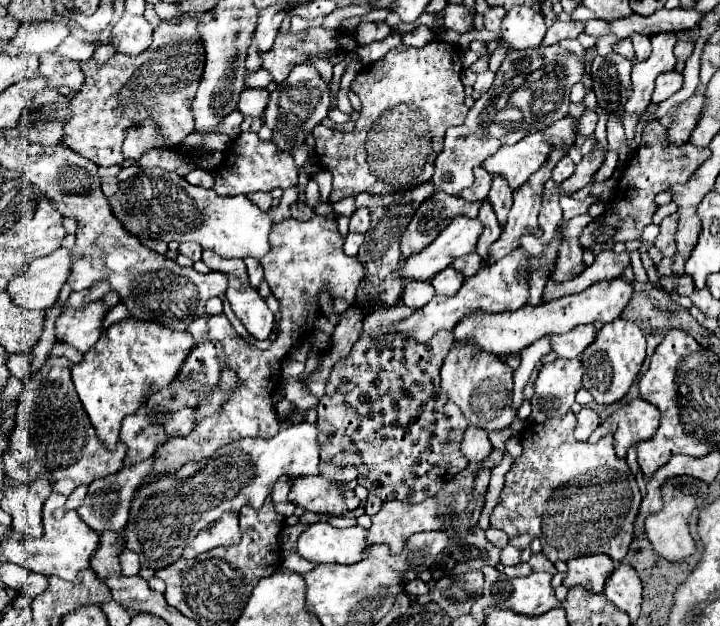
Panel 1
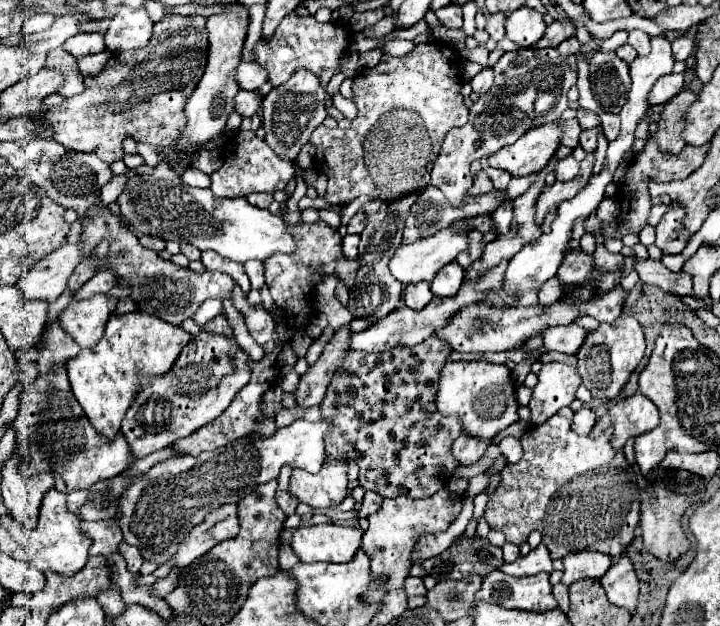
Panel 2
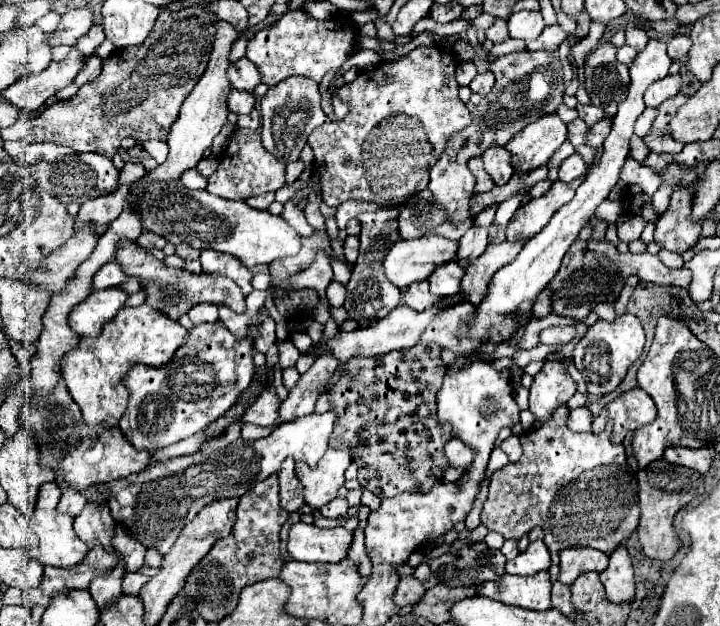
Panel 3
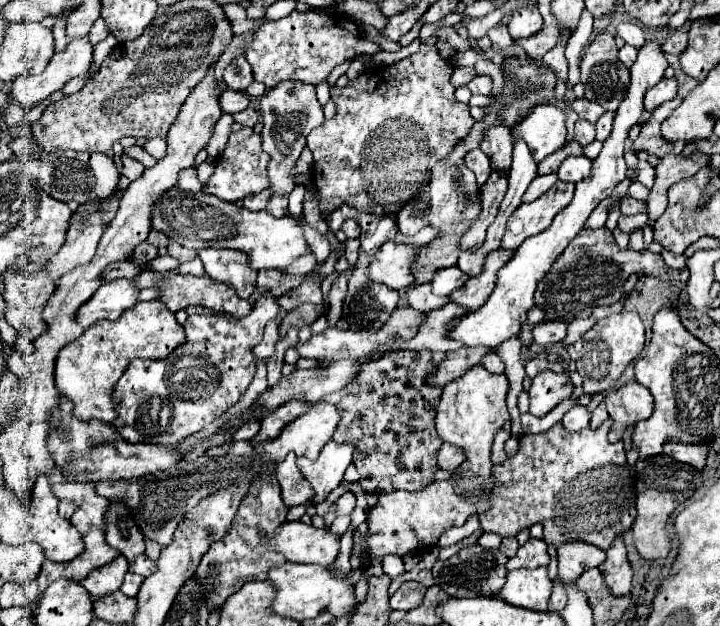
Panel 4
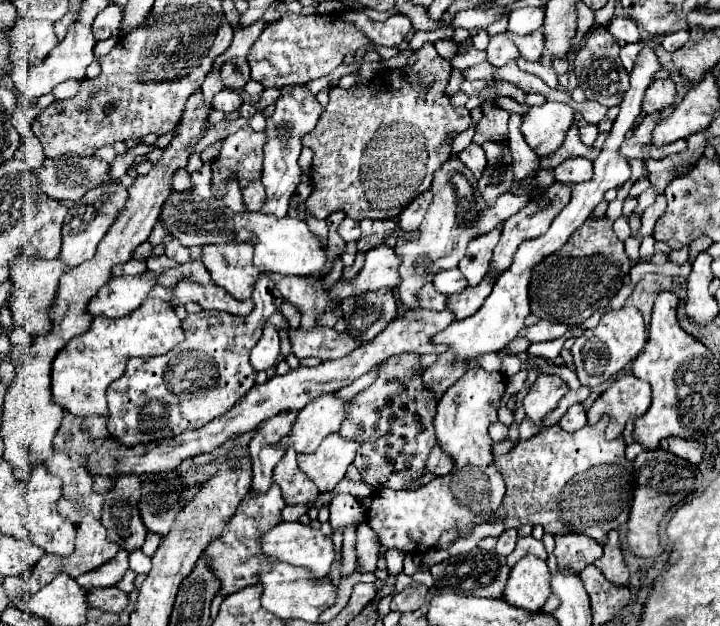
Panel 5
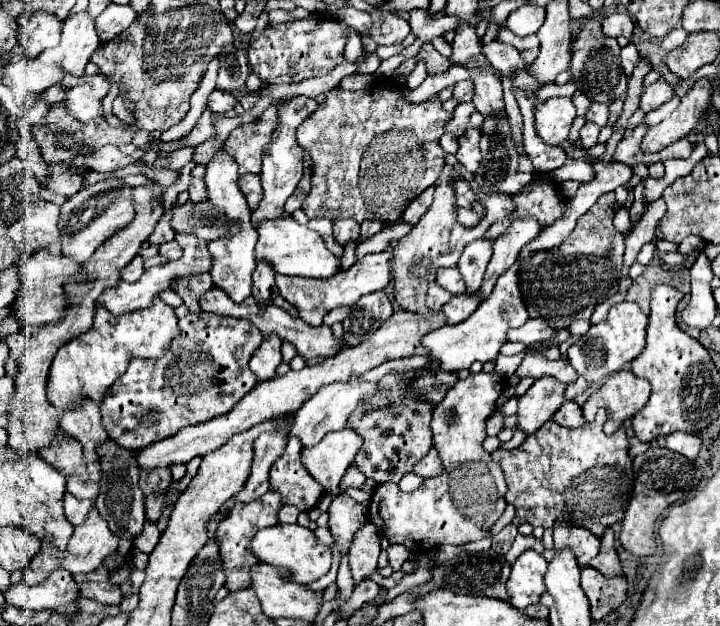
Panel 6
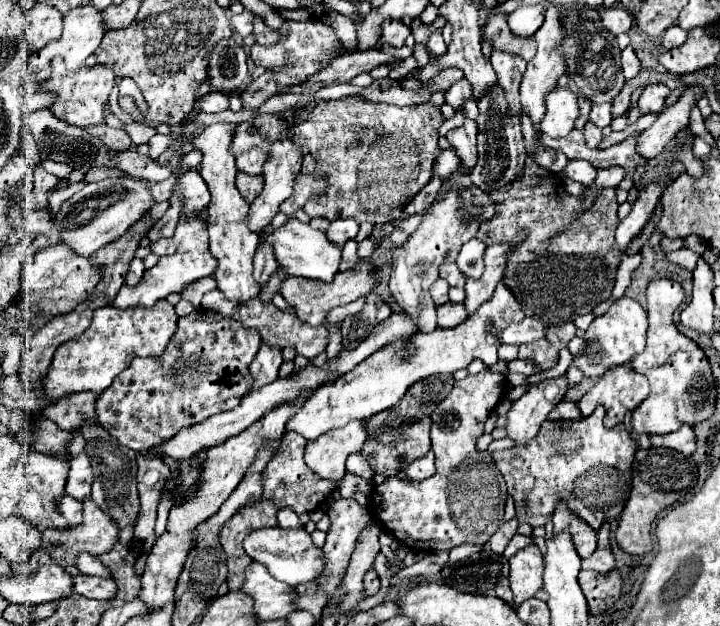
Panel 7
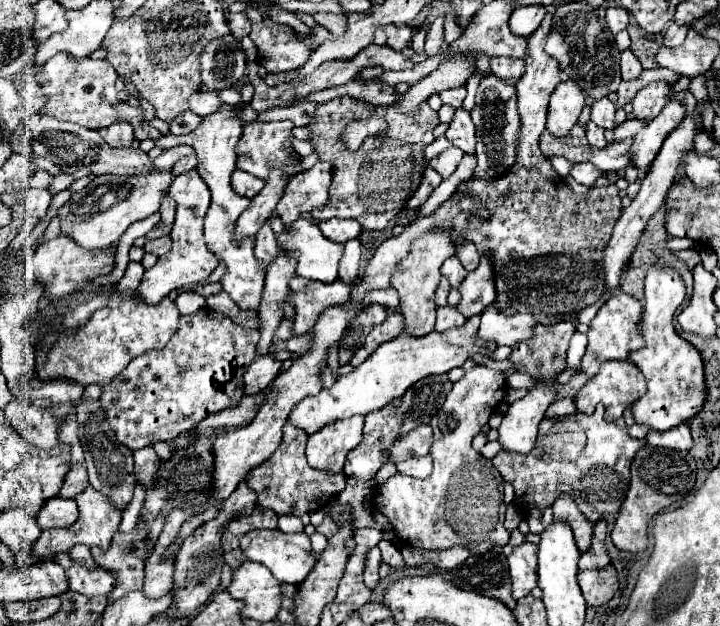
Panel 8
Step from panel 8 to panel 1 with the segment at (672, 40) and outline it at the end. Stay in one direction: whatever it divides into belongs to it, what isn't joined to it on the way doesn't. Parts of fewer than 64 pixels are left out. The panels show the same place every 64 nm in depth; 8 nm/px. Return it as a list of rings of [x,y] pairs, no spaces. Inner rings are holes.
[[[678,42],[676,46],[674,46],[674,56],[676,56],[676,60],[688,60],[688,56],[692,54],[692,50],[694,50],[694,44],[692,42]]]

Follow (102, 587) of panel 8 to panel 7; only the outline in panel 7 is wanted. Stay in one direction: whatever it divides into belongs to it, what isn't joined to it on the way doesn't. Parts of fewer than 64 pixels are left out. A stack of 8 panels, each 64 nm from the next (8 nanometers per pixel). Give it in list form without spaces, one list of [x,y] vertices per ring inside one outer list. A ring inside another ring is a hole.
[[[86,574],[74,576],[74,592],[86,598],[110,600],[116,596],[116,590],[118,588],[112,578],[98,578],[98,576],[86,576]]]

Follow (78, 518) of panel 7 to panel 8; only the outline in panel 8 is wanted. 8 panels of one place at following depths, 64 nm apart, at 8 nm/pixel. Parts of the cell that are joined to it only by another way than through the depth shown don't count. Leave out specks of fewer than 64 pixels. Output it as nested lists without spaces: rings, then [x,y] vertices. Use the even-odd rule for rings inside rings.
[[[52,498],[46,500],[44,508],[40,508],[36,520],[40,528],[66,528],[74,524],[78,518],[78,506],[74,500],[62,500],[62,498]]]

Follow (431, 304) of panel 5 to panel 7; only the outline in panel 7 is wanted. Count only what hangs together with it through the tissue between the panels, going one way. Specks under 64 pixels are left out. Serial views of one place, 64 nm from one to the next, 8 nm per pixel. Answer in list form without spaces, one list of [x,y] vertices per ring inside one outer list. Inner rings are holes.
[[[436,280],[436,284],[432,284],[432,290],[430,290],[430,294],[432,294],[432,300],[434,300],[434,304],[436,306],[442,306],[442,304],[446,304],[448,302],[448,282],[446,280]]]

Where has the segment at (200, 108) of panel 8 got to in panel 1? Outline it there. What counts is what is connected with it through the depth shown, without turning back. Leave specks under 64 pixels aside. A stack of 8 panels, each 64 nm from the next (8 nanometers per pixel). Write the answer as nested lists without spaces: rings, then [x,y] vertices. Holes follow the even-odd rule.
[[[244,90],[238,100],[238,110],[244,116],[260,118],[266,108],[266,102],[268,102],[268,90]]]

